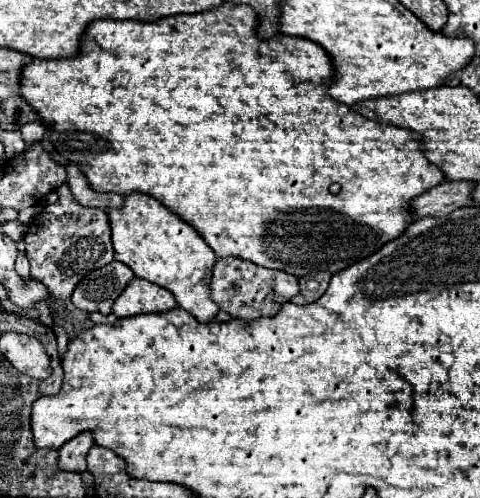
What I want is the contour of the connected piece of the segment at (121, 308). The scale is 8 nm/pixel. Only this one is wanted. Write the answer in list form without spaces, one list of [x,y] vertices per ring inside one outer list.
[[[134,278],[124,288],[124,292],[116,298],[112,306],[112,314],[118,318],[128,318],[128,316],[148,314],[148,312],[166,312],[176,306],[178,304],[174,296],[166,288],[156,286],[142,278]]]

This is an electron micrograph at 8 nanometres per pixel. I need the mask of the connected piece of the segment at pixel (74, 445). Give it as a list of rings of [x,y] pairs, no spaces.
[[[80,432],[78,436],[74,436],[72,440],[68,440],[62,448],[60,448],[60,462],[58,466],[62,470],[76,470],[76,472],[84,472],[86,470],[86,454],[88,448],[94,444],[92,440],[92,432]]]

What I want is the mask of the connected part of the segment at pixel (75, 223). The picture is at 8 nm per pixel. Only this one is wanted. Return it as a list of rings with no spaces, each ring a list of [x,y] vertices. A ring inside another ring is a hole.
[[[62,184],[58,190],[58,202],[46,206],[28,226],[24,236],[26,256],[30,260],[30,274],[42,282],[52,298],[68,300],[76,284],[92,270],[102,268],[114,260],[110,242],[110,224],[102,208],[86,208],[78,204],[68,188]]]

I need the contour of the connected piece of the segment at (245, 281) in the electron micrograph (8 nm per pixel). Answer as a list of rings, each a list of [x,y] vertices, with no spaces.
[[[228,256],[216,260],[212,268],[212,284],[210,296],[220,306],[220,310],[228,312],[232,318],[250,322],[260,316],[274,316],[278,306],[288,302],[298,294],[298,278],[280,270],[262,268],[250,260],[242,260],[238,256]]]

